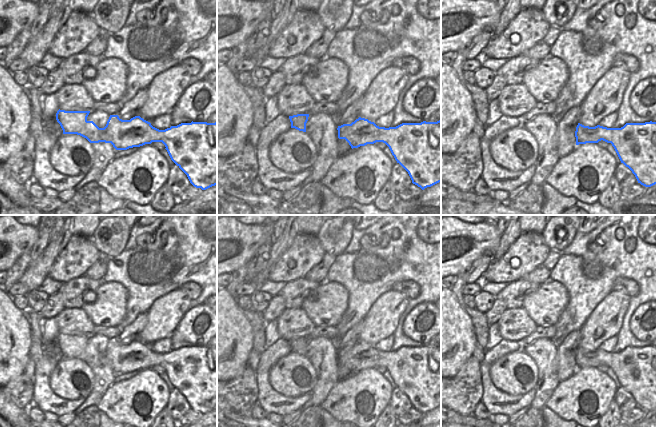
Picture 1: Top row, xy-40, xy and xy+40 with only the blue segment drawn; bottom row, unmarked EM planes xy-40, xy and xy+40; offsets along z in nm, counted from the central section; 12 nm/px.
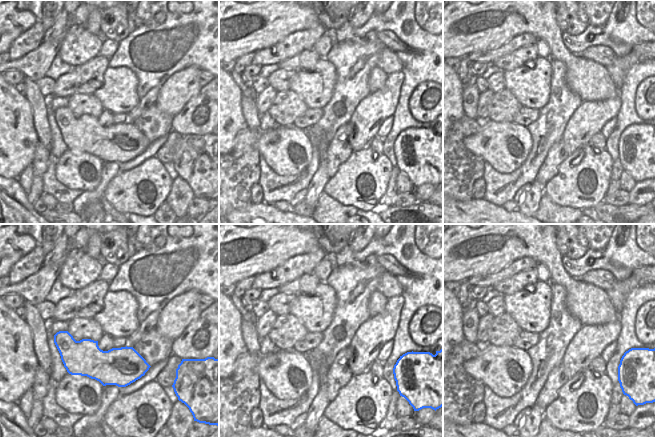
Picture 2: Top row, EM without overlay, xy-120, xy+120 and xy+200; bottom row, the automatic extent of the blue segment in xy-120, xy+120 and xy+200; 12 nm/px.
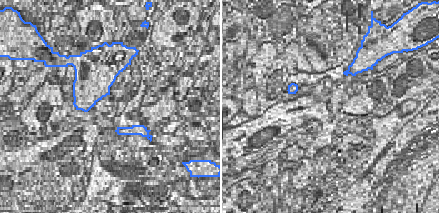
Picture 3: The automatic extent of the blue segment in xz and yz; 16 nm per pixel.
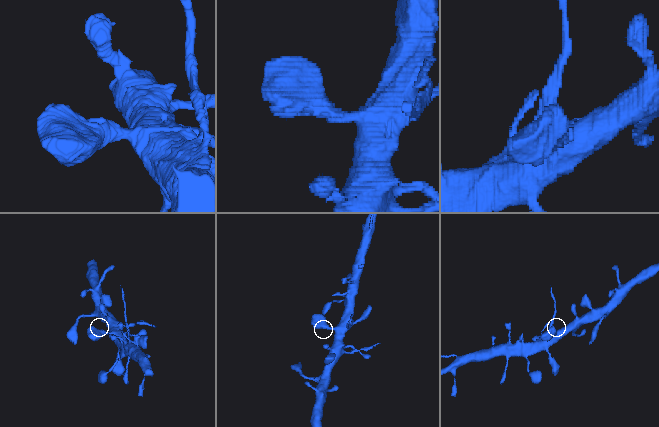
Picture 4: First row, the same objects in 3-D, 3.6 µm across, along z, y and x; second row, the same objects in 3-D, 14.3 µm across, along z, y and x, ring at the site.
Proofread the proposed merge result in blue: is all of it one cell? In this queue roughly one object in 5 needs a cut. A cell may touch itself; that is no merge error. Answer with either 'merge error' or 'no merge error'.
no merge error

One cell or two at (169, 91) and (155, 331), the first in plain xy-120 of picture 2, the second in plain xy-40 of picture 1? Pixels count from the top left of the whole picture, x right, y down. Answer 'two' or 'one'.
one

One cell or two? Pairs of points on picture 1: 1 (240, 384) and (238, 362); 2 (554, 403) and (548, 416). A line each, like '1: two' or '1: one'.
1: two
2: two

